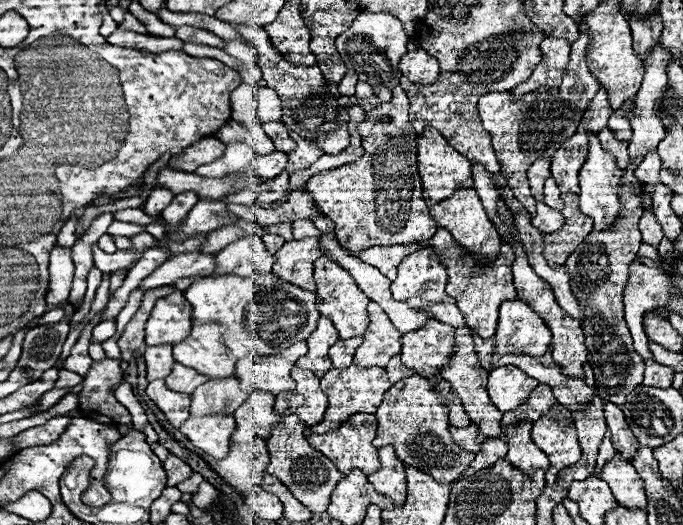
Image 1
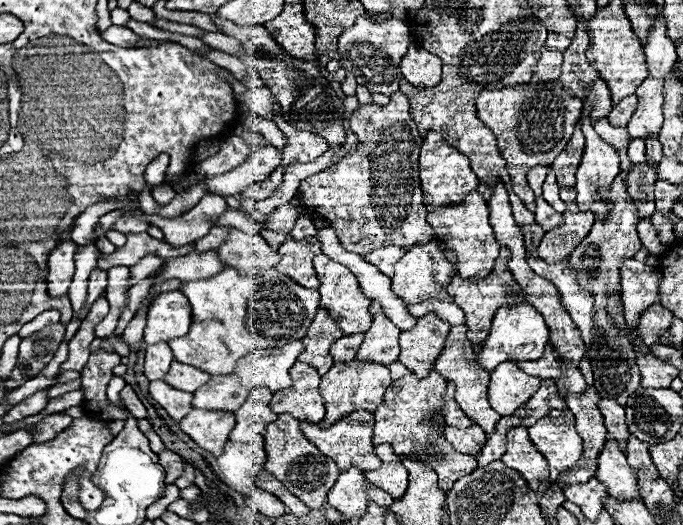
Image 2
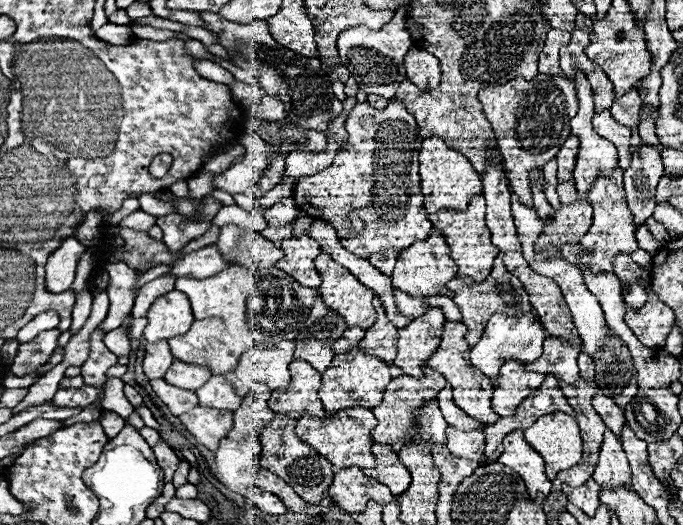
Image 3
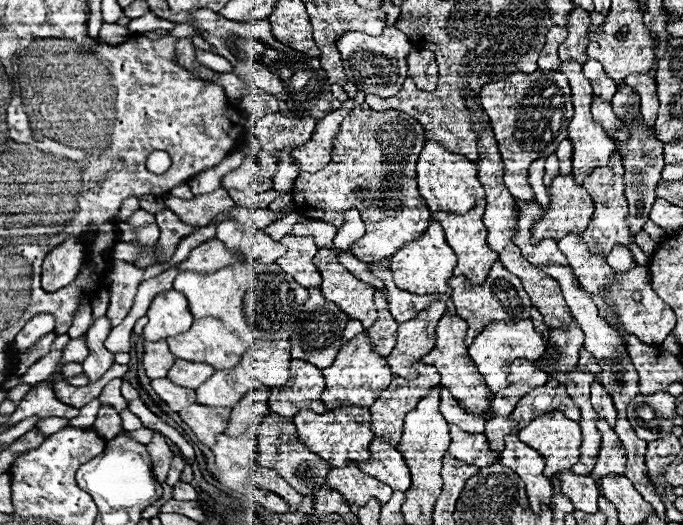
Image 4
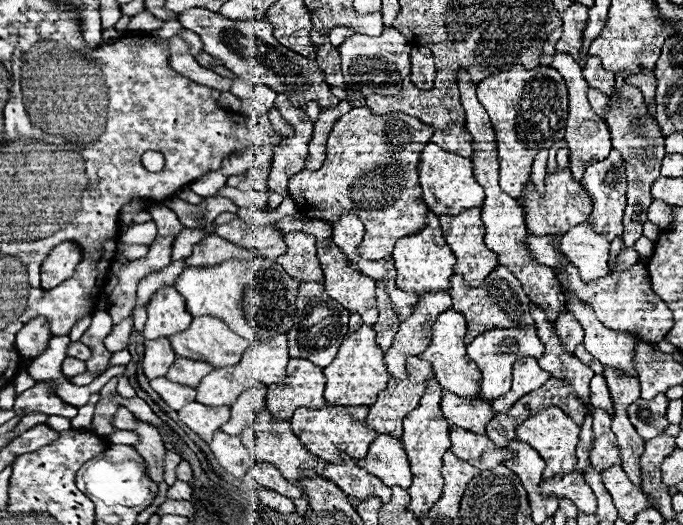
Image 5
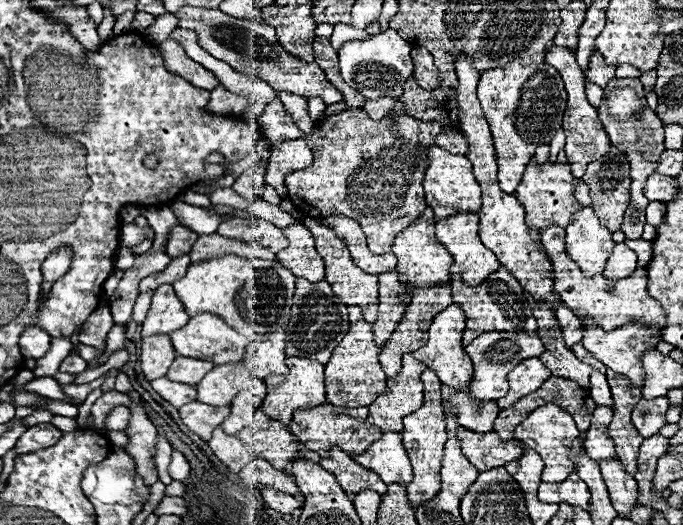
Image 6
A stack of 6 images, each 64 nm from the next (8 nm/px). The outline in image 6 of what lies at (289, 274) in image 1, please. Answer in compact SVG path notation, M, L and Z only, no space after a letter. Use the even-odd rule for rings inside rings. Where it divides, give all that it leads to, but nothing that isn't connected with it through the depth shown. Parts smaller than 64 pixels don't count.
M296 224L286 228L288 248L280 250L276 254L278 262L288 268L294 276L306 278L310 282L322 282L324 280L324 266L322 256L314 248L314 236L304 224Z

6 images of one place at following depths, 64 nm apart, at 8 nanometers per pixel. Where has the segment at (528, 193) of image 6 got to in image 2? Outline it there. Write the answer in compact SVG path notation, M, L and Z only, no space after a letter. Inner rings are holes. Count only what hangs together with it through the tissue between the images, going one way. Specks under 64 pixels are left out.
M562 188L560 196L568 206L568 210L562 214L564 224L560 228L546 232L538 246L538 256L550 264L562 262L574 250L574 246L578 246L578 242L586 238L586 234L594 224L594 214L586 214L578 210L574 188Z

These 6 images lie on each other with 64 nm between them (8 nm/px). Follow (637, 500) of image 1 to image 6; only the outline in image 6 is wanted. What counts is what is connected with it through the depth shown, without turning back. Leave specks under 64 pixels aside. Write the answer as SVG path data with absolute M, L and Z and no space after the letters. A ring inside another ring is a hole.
M598 406L592 412L592 424L588 428L588 438L584 442L586 454L600 462L600 460L614 460L616 458L616 450L614 450L614 442L608 436L608 424L612 420L612 408L606 406Z

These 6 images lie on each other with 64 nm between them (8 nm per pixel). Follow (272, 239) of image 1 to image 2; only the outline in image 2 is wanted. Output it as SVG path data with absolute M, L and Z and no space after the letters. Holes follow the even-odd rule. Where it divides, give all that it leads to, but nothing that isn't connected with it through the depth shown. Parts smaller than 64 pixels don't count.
M262 230L262 238L274 248L274 250L278 250L290 236L286 236L286 234L280 234L280 232L272 232L272 230Z

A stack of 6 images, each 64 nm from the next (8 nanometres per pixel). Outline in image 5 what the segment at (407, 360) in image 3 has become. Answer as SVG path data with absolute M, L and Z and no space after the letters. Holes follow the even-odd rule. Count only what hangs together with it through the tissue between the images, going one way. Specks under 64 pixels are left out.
M426 292L424 300L414 306L412 316L400 324L390 350L384 354L386 368L394 378L404 380L408 376L406 360L422 354L430 346L432 324L436 322L438 314L448 308L452 308L452 298L448 292Z

